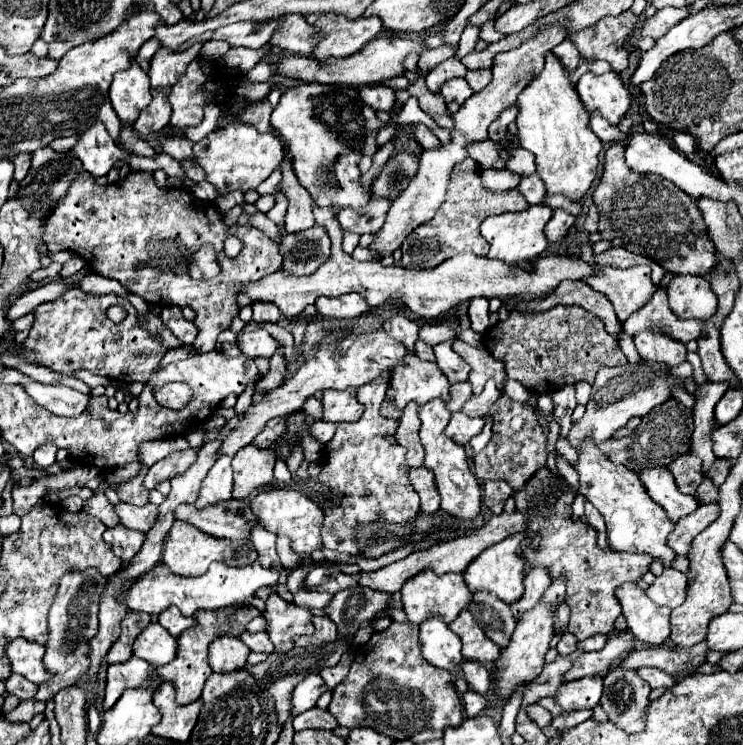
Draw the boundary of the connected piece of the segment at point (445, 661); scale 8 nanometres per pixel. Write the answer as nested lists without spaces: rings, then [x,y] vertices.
[[[437,616],[427,618],[419,626],[419,630],[421,630],[419,634],[421,652],[429,664],[453,670],[459,662],[463,662],[461,640],[455,636],[455,632],[449,630],[449,626],[441,618]]]

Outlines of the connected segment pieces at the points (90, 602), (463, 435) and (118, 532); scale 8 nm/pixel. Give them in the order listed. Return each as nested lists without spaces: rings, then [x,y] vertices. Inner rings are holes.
[[[95,568],[85,572],[69,572],[61,578],[57,598],[49,610],[49,642],[47,652],[43,656],[45,670],[51,674],[45,684],[39,684],[35,700],[49,702],[59,690],[73,686],[89,668],[87,652],[89,640],[97,634],[97,612],[99,612],[99,596],[105,588],[105,580]],[[99,582],[99,584],[97,584]]]
[[[455,412],[445,428],[445,434],[455,440],[457,444],[467,444],[477,432],[481,432],[481,428],[485,426],[485,418],[477,416],[465,416],[465,412]]]
[[[117,524],[115,528],[109,528],[105,534],[103,534],[103,540],[113,548],[113,552],[129,562],[141,548],[143,540],[145,540],[145,534],[137,532],[137,530],[129,530],[125,528],[123,524]]]

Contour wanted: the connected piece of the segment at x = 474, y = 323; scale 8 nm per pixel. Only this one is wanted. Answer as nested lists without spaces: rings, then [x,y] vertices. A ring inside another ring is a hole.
[[[473,298],[469,304],[469,318],[471,318],[471,328],[479,334],[487,332],[491,322],[489,322],[489,302],[485,298]]]

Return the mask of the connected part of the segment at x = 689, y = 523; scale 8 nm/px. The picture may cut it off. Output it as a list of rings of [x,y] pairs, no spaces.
[[[705,504],[705,506],[699,506],[693,514],[681,518],[673,532],[669,534],[669,540],[667,544],[681,556],[687,556],[687,550],[689,550],[689,544],[691,540],[703,532],[719,514],[719,506],[717,504]]]

